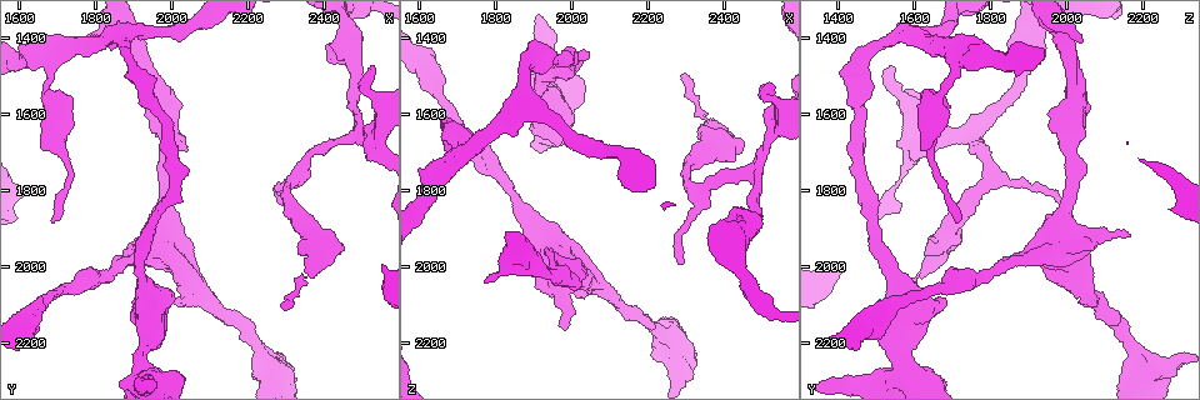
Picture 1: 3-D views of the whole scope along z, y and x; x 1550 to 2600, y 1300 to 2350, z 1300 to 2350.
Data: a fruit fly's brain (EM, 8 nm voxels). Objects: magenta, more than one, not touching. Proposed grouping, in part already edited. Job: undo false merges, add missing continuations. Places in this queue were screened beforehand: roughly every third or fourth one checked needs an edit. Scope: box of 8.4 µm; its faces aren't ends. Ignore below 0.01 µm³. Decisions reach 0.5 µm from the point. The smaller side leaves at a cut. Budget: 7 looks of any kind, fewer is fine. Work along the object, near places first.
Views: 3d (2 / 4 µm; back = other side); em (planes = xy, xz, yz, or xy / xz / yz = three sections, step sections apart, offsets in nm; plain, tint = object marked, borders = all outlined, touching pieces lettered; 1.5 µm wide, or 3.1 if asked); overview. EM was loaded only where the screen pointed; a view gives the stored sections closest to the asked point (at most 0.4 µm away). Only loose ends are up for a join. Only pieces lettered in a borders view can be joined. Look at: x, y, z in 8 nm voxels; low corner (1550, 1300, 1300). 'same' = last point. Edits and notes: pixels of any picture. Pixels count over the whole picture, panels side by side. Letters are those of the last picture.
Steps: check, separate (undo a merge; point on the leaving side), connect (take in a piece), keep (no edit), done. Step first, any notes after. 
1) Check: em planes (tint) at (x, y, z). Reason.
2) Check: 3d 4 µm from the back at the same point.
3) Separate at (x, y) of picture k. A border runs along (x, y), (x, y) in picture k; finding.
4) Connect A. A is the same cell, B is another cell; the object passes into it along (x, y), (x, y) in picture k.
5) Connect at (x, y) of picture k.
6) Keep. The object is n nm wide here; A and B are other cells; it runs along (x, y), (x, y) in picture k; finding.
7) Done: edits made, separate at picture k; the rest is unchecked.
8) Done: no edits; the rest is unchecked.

Check: 3d 2 µm at (2525, 1545, 1565). Thick turns thin.

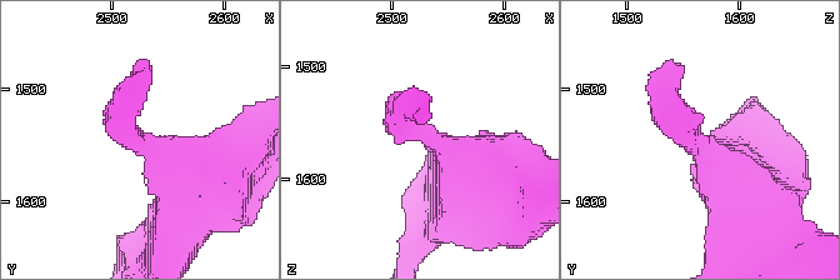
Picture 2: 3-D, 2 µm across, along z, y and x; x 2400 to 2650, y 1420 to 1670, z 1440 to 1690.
Check: em planes (borders) at (2524, 1546, 1560).

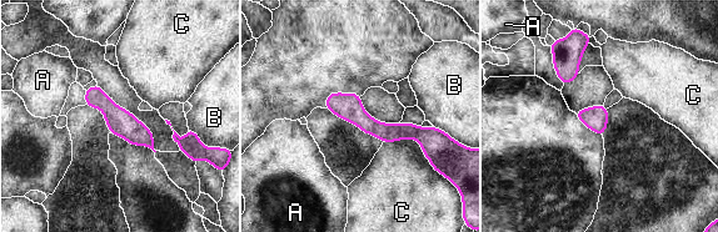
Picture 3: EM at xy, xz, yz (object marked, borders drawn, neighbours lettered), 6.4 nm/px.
Keep. The longest contact is with C, 340 nm; A, B and C are other cells; it runs along (329, 100), (382, 131), (429, 132) in picture 3; continuous, no second neuron.

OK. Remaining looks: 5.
Check: em planes (borders) at (2285, 1830, 1990). Thin end.

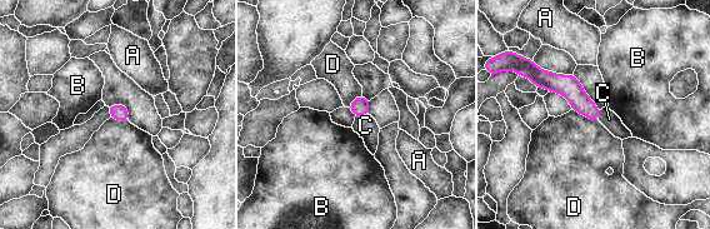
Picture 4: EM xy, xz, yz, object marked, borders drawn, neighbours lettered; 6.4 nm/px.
Connect C. The longest contact is with D, 180 nm; C is the same cell, A, B and D are other cells; the object passes into it along (360, 105), (361, 114), (365, 125) in picture 4; the neuron continues.

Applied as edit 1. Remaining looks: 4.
Check: overview.

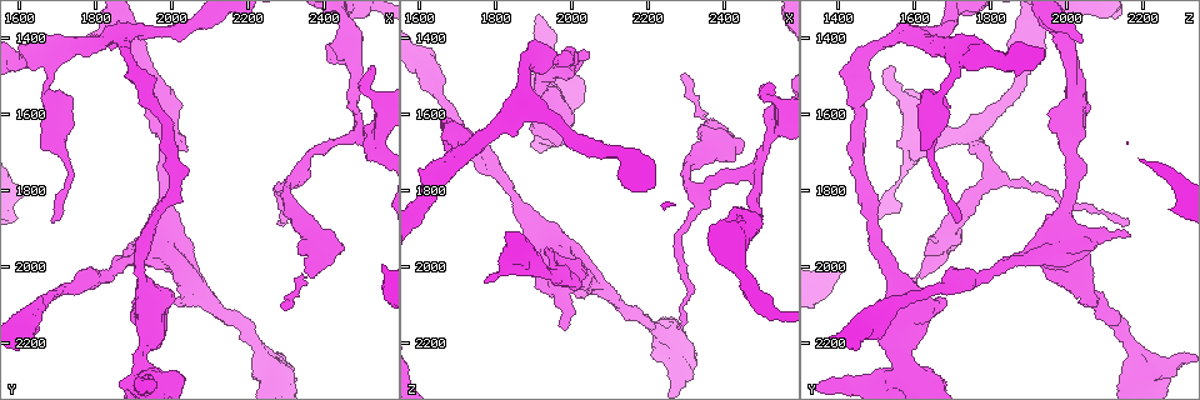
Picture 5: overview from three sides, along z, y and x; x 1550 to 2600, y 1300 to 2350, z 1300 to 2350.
Check: em yz step 8 (borders) at (2030, 2100, 2080).

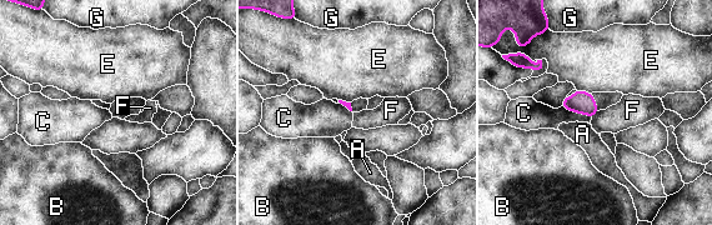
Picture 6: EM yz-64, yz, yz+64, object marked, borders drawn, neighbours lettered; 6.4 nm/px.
Keep. A, B, C, E, F and G are other cells; a border runs along (600, 110), (592, 119) in picture 6; none of them fits.

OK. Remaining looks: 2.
Done: edits made, connect at picture 4; the rest is unchecked.

